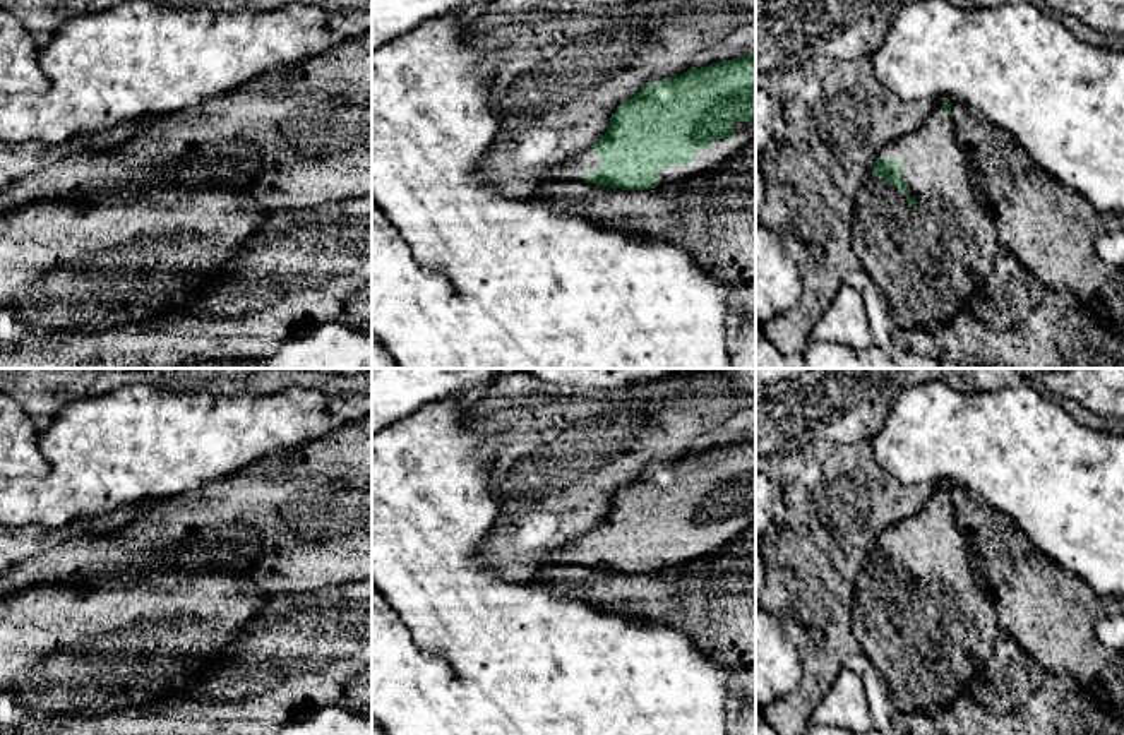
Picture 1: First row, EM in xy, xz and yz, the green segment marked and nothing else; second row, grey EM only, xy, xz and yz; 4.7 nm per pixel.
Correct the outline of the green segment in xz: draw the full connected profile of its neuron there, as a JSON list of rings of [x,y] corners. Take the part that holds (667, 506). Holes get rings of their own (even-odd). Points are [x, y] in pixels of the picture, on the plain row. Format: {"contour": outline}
{"contour": [[[756,435],[742,442],[689,452],[673,461],[646,468],[636,480],[617,490],[603,521],[584,536],[547,552],[541,564],[586,565],[622,574],[648,574],[685,565],[696,557],[713,553],[756,521]]]}

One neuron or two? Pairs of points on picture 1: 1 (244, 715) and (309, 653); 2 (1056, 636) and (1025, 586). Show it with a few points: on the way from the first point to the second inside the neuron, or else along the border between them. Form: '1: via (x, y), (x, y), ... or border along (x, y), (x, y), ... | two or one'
1: via (259, 698), (292, 665) | one
2: via (1054, 624), (1052, 617), (1034, 598) | one

